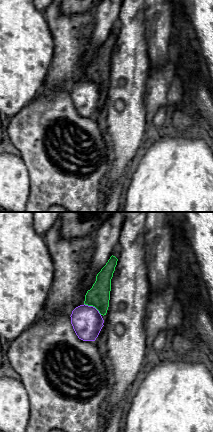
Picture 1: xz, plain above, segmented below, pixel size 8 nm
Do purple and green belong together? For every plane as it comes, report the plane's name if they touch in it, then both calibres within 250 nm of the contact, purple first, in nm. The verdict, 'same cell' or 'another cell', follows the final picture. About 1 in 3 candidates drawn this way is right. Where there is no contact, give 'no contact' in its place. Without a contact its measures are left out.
xz | 240/180 nm

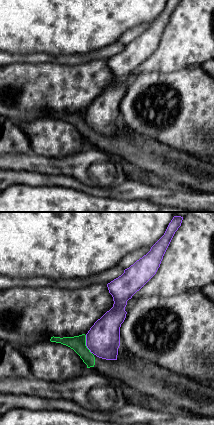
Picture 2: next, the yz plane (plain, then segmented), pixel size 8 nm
yz | 280/130 nm

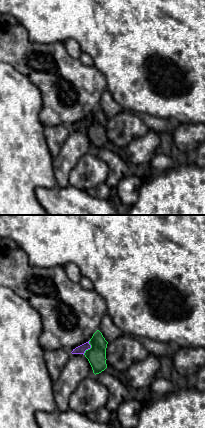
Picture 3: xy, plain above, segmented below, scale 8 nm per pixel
xy | 70/160 nm

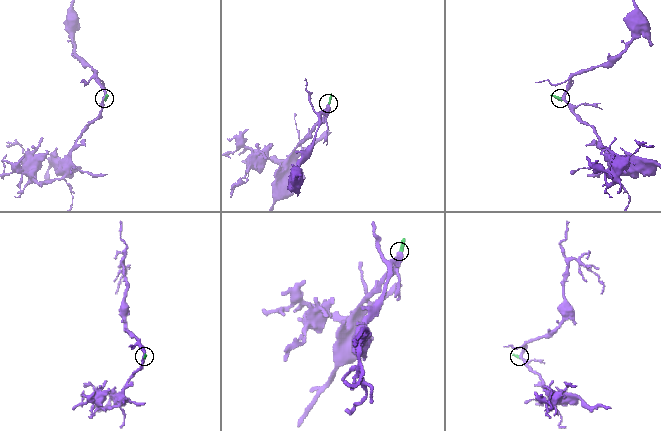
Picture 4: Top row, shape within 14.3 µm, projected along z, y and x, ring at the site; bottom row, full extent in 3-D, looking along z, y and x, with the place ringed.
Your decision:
another cell

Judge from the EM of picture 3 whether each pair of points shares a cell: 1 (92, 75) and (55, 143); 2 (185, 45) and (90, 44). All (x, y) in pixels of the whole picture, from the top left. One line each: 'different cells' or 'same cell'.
1: different cells
2: same cell

